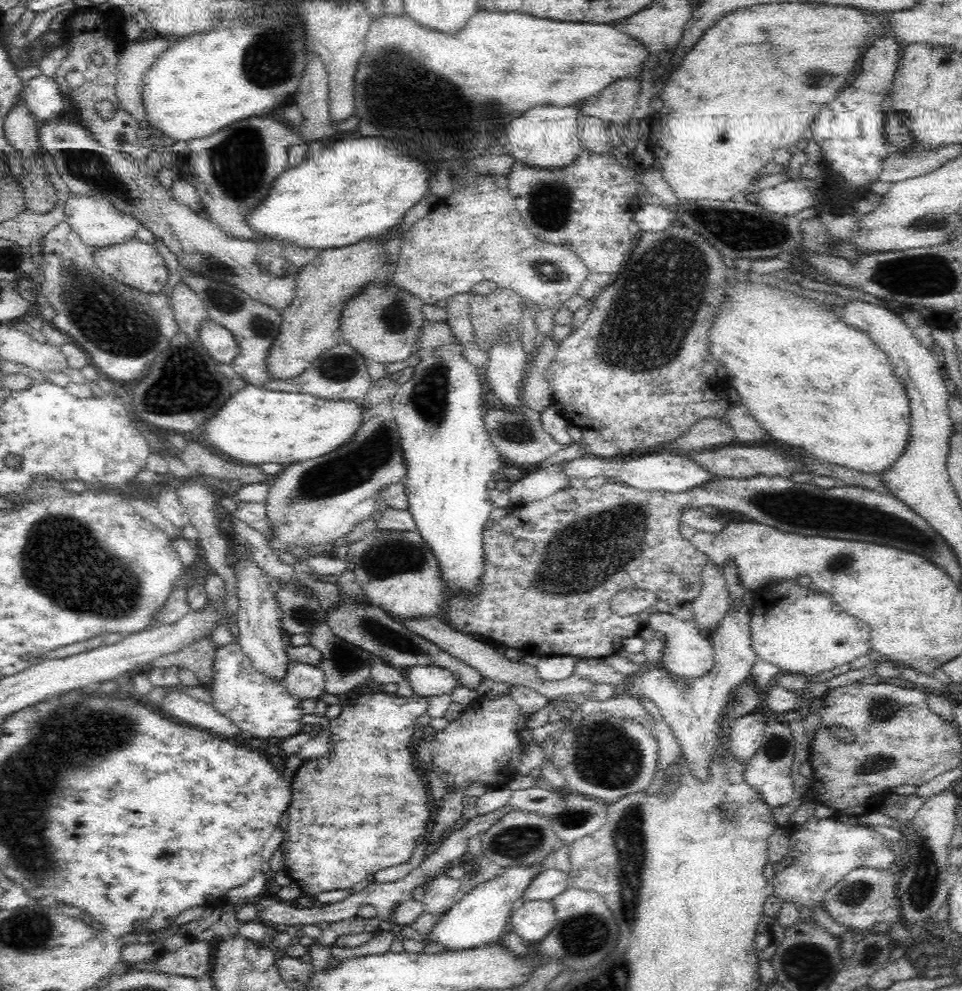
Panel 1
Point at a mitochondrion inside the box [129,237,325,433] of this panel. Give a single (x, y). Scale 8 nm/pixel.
(186, 383)

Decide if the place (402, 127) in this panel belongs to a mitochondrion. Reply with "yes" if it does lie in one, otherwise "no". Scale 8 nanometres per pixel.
no

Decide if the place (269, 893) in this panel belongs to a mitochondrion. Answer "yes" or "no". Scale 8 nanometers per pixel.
no

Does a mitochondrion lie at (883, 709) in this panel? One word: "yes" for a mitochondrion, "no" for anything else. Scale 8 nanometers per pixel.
yes

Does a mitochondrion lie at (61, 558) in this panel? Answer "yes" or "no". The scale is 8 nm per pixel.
yes

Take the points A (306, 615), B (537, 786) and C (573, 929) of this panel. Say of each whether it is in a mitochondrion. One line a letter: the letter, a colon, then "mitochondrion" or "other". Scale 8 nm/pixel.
A: mitochondrion
B: other
C: mitochondrion

